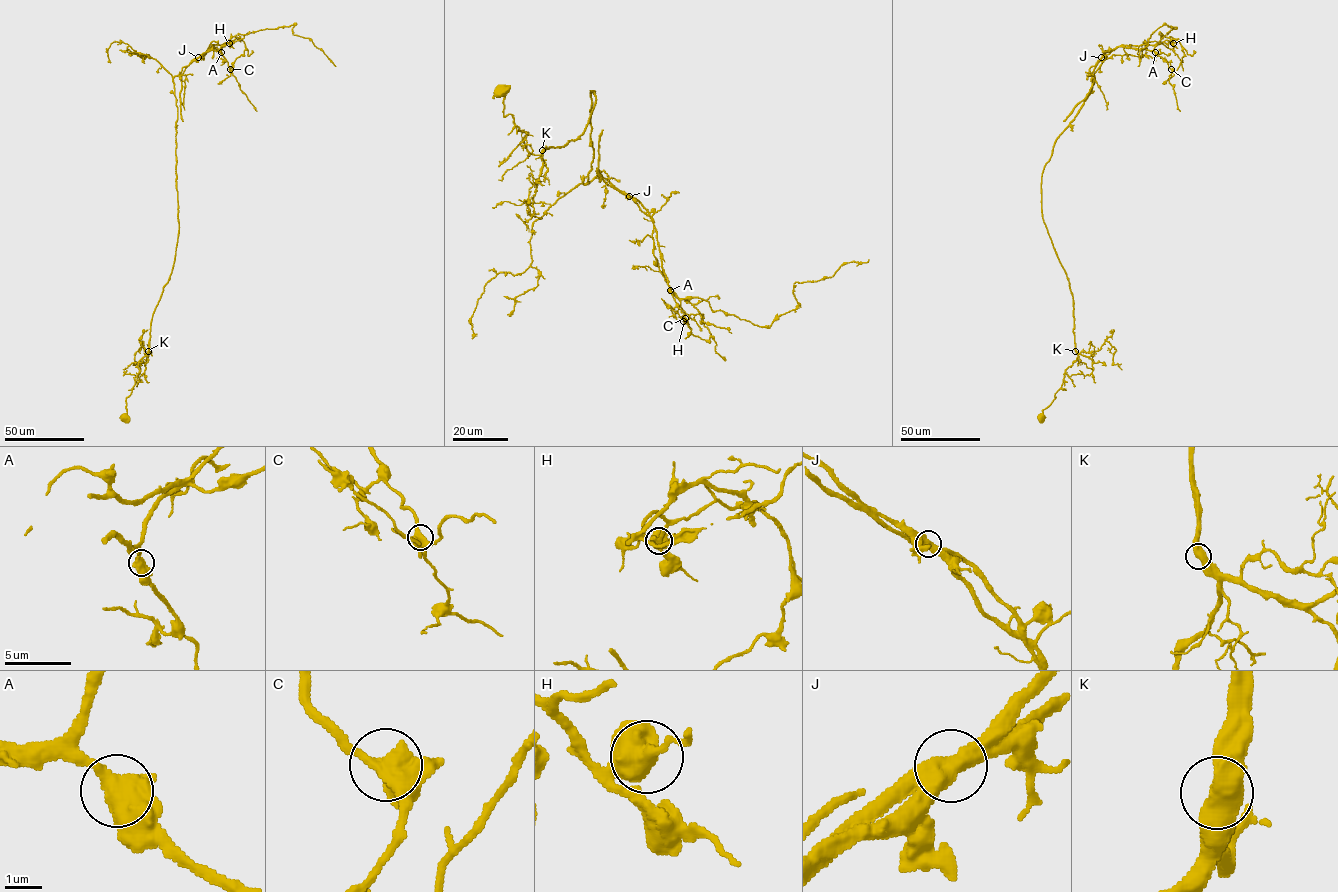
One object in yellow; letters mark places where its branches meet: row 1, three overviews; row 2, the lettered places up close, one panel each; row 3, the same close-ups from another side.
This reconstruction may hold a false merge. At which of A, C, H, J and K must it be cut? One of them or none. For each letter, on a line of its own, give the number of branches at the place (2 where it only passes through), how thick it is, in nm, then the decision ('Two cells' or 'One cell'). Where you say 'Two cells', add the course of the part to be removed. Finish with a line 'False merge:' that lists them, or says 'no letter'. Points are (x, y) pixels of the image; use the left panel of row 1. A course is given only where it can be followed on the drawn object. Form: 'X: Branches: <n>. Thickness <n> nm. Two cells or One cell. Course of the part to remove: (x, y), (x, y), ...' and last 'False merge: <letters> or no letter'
A: Branches: 2. Thickness 550 nm. One cell
C: Branches: 2. Thickness 600 nm. One cell
H: Branches: 2. Thickness 600 nm. One cell
J: Branches: 2. Thickness 600 nm. Two cells. Course of the part to remove: (198, 57), (212, 47), (220, 50), (246, 34), (294, 24), (293, 34), (309, 38), (335, 66)
K: Branches: 2. Thickness 600 nm. One cell
False merge: J

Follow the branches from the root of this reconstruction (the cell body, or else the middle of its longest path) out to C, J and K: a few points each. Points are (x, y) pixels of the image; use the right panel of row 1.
C: (1040, 418), (1077, 357), (1069, 282), (1042, 218), (1044, 166), (1103, 57), (1118, 47), (1147, 49), (1171, 69)
J: (1040, 418), (1077, 357), (1069, 282), (1042, 218), (1042, 173), (1056, 139), (1090, 92), (1091, 74), (1101, 57)
K: (1040, 418), (1042, 410), (1055, 398), (1065, 370), (1077, 357), (1075, 351)

